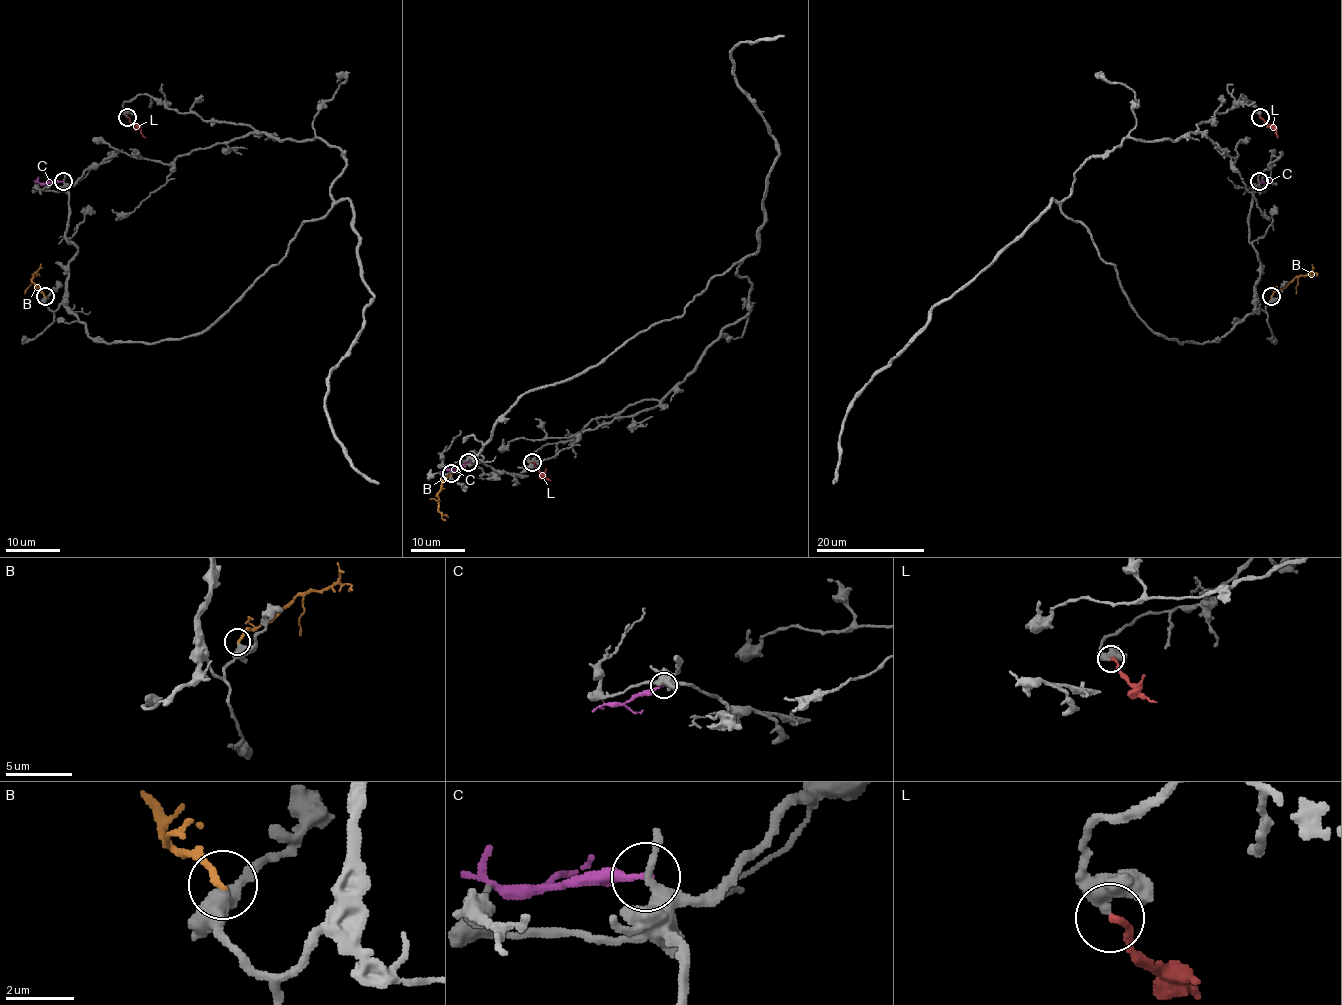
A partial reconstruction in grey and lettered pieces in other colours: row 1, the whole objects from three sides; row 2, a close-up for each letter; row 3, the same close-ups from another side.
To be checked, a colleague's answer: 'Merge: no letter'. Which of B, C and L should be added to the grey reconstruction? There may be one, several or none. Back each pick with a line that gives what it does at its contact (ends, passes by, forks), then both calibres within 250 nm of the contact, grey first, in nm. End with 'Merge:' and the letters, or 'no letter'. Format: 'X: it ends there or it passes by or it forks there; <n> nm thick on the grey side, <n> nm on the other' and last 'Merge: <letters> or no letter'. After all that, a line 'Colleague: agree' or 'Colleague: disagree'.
L: it ends there; 360 nm thick on the grey side, 190 nm on the other
Merge: L
Colleague: disagree

